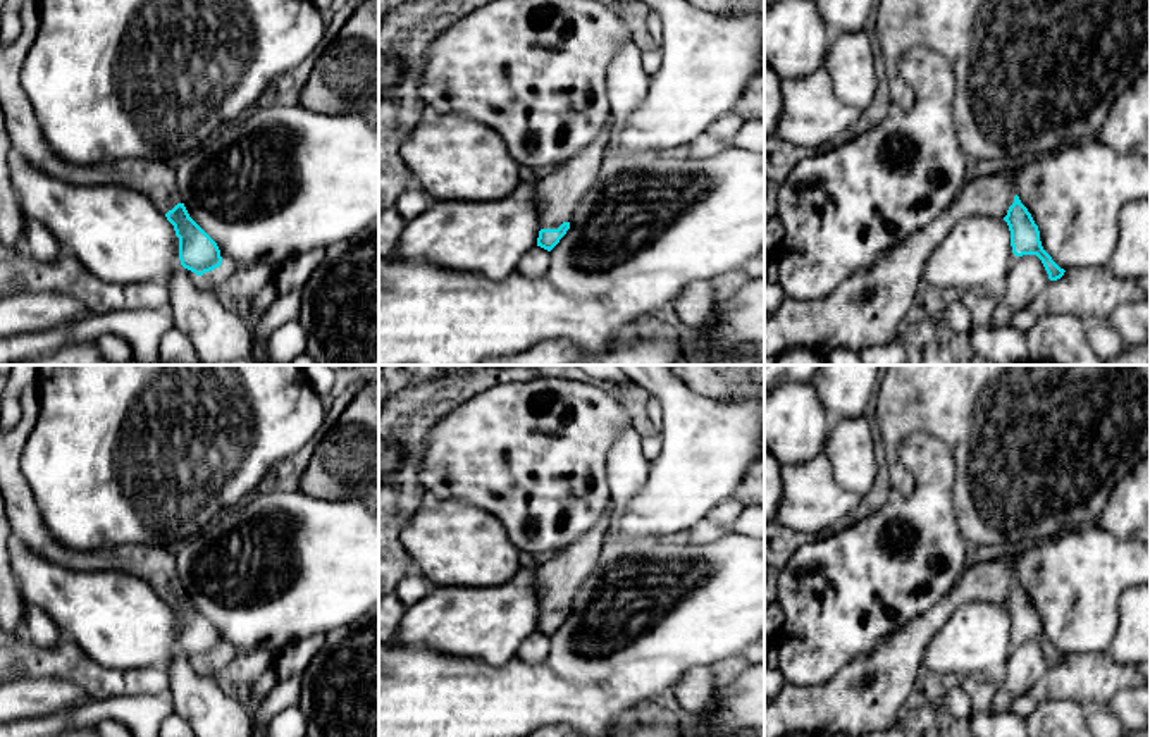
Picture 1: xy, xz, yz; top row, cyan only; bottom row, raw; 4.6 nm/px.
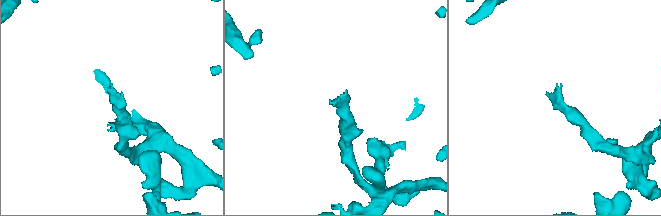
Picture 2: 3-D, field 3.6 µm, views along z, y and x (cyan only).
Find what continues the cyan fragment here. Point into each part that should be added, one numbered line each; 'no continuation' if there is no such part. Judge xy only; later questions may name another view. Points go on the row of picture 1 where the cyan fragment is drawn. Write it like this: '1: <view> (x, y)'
1: xy (155, 179)

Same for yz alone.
1: yz (870, 309)

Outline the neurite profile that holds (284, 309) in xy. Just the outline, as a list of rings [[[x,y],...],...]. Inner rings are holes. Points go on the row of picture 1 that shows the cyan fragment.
[[[301,289],[279,293],[274,303],[263,312],[260,322],[251,327],[255,341],[269,338],[277,327],[300,319]]]

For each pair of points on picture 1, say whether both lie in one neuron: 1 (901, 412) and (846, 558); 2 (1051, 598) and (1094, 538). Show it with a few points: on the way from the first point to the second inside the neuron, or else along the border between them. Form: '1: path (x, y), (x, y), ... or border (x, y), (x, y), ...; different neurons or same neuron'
1: border (925, 431), (901, 443), (913, 477), (901, 495); different neurons
2: path (1066, 582), (1092, 553); same neuron

